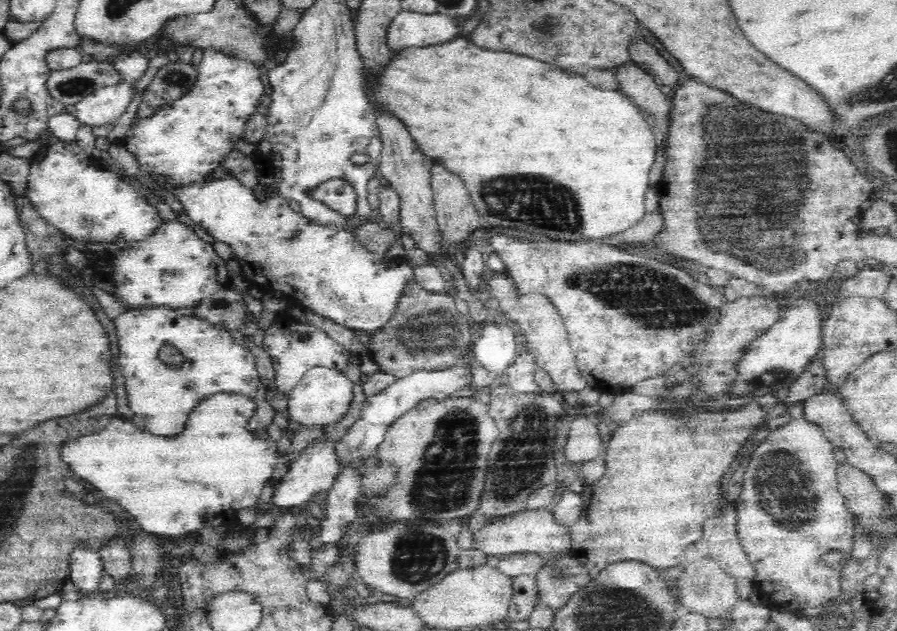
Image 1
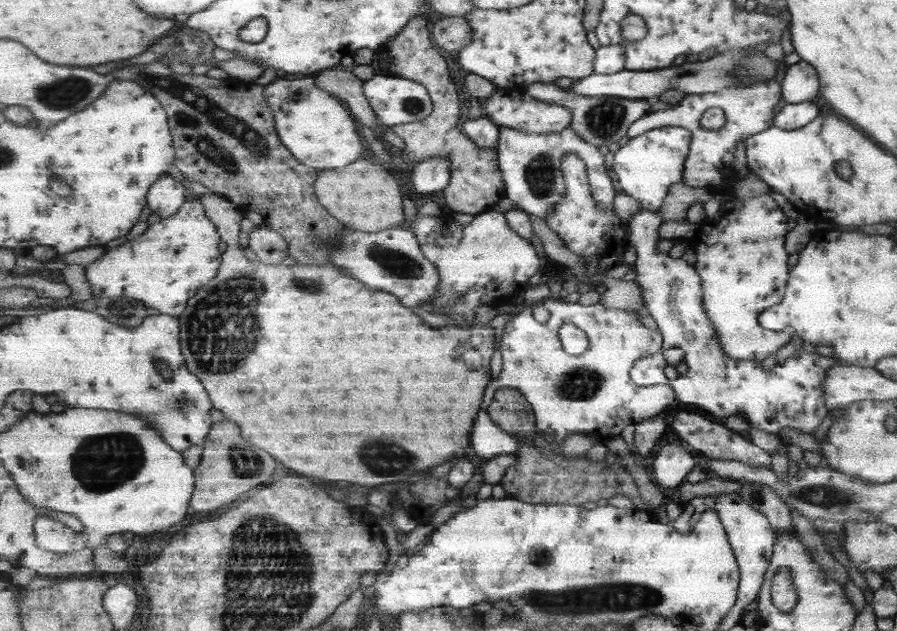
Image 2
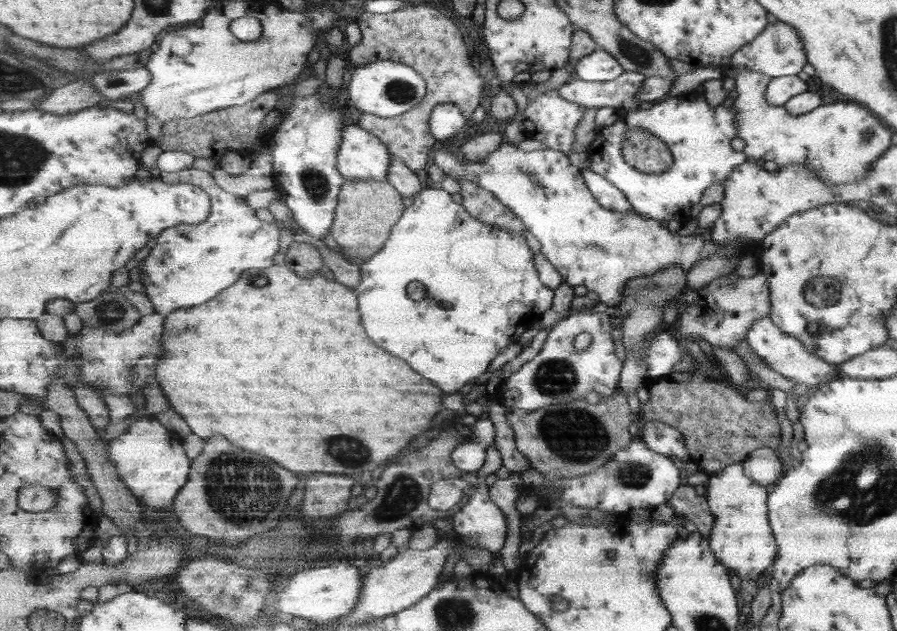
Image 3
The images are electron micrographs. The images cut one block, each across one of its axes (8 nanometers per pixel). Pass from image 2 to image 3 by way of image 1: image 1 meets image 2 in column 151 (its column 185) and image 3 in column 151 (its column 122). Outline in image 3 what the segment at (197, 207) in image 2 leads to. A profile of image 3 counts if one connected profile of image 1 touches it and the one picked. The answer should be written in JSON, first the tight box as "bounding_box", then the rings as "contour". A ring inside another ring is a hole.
{"bounding_box":[138,167,281,317],"contour":[[[191,167],[179,171],[177,178],[181,183],[200,186],[207,192],[211,199],[211,215],[201,224],[166,229],[138,266],[143,272],[140,282],[146,287],[146,296],[155,312],[166,317],[178,308],[199,306],[213,300],[247,270],[275,266],[273,258],[281,248],[281,230],[277,222],[269,224],[259,220],[256,209],[247,199],[221,188],[211,172]]]}

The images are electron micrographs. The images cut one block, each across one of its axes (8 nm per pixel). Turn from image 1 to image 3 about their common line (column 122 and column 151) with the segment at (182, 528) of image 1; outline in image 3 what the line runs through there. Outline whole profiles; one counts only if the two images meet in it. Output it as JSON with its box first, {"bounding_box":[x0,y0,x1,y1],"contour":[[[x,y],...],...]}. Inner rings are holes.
{"bounding_box":[106,416,191,508],"contour":[[[153,416],[135,421],[123,434],[106,442],[106,449],[120,479],[136,495],[140,504],[151,508],[169,508],[189,480],[191,458],[187,458],[179,436],[167,430]]]}

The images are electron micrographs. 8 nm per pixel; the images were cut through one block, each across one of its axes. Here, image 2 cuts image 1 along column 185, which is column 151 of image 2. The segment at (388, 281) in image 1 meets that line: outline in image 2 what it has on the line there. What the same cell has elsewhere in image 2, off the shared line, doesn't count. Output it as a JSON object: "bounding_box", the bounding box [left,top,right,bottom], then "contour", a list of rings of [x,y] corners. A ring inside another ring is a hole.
{"bounding_box":[148,175,187,219],"contour":[[[161,175],[149,190],[148,207],[151,213],[157,213],[161,219],[175,216],[187,202],[185,192],[187,188],[174,176]]]}

